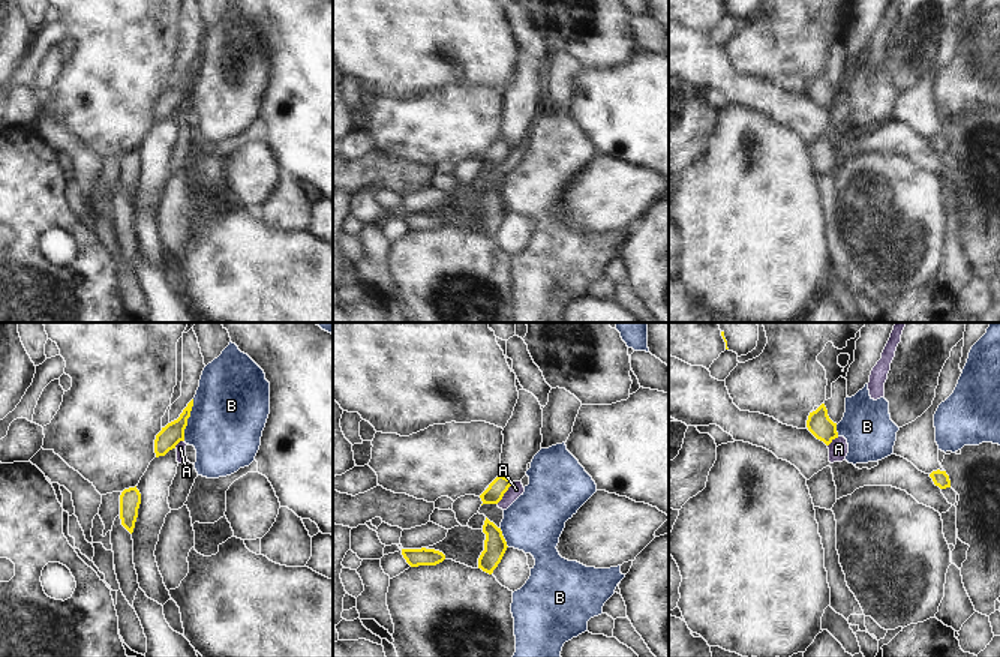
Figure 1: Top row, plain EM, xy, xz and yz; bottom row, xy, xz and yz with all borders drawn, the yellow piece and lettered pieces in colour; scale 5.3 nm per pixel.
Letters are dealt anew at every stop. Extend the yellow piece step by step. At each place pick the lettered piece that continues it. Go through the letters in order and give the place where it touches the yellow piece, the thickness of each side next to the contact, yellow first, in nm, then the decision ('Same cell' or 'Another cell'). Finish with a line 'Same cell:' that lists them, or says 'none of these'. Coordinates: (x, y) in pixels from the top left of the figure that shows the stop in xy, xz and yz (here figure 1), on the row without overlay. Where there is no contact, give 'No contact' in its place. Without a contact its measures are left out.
A: Touches yellow at xz (505, 155). Thickness 100 nm (yellow) against 80 nm. Another cell
B: Touches yellow at xy (186, 84). Thickness 120 nm (yellow) against 400 nm. Another cell
Same cell: none of these

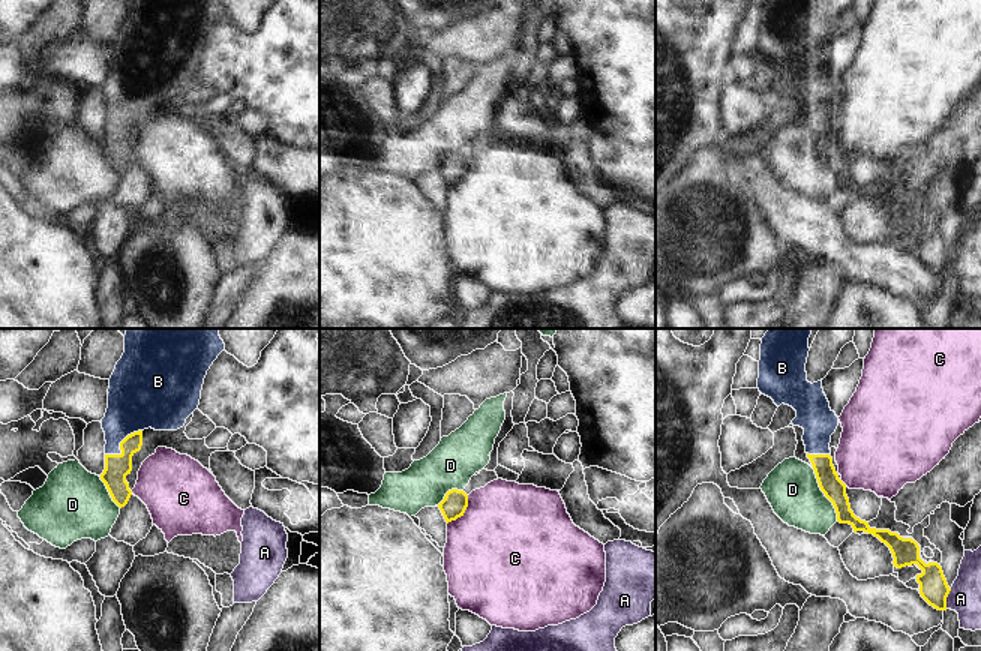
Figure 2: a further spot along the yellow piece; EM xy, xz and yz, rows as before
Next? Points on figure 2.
A: Touches yellow at yz (945, 263). Thickness 160 nm (yellow) against 180 nm. Another cell
B: Touches yellow at xy (120, 108). Thickness 140 nm (yellow) against 320 nm. Same cell
C: Touches yellow at xz (464, 176). Thickness 140 nm (yellow) against 500 nm. Another cell
D: Touches yellow at yz (825, 159). Thickness 120 nm (yellow) against 280 nm. Another cell
Same cell: B

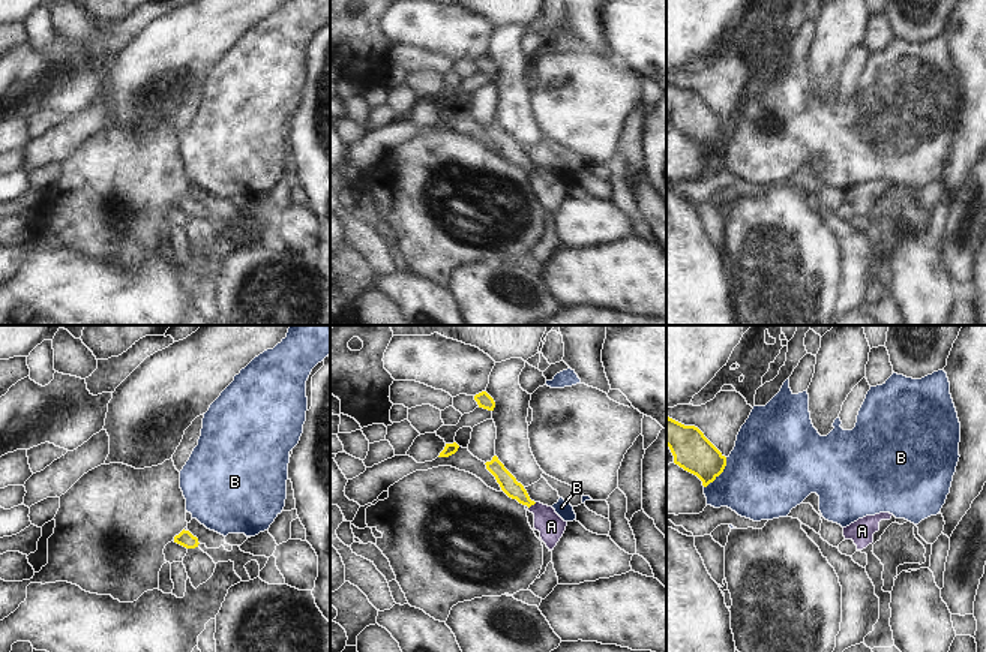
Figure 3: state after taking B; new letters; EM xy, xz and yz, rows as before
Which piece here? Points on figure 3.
A: Touches yellow at xz (532, 168). Thickness 90 nm (yellow) against 140 nm. Another cell
B: Touches yellow at yz (719, 138). Thickness 200 nm (yellow) against 440 nm. Another cell
Same cell: none of these

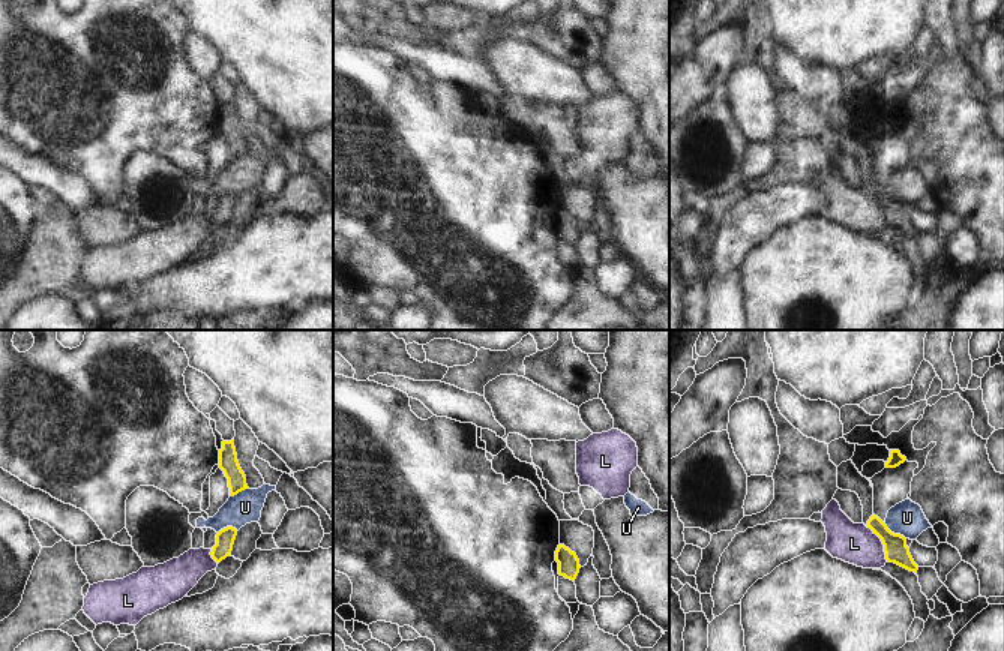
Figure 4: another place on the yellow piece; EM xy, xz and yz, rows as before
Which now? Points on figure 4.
L: Touches yellow at yz (883, 207). Thickness 130 nm (yellow) against 220 nm. Another cell
U: Touches yellow at yz (893, 197). Thickness 130 nm (yellow) against 190 nm. Another cell
Same cell: none of these

